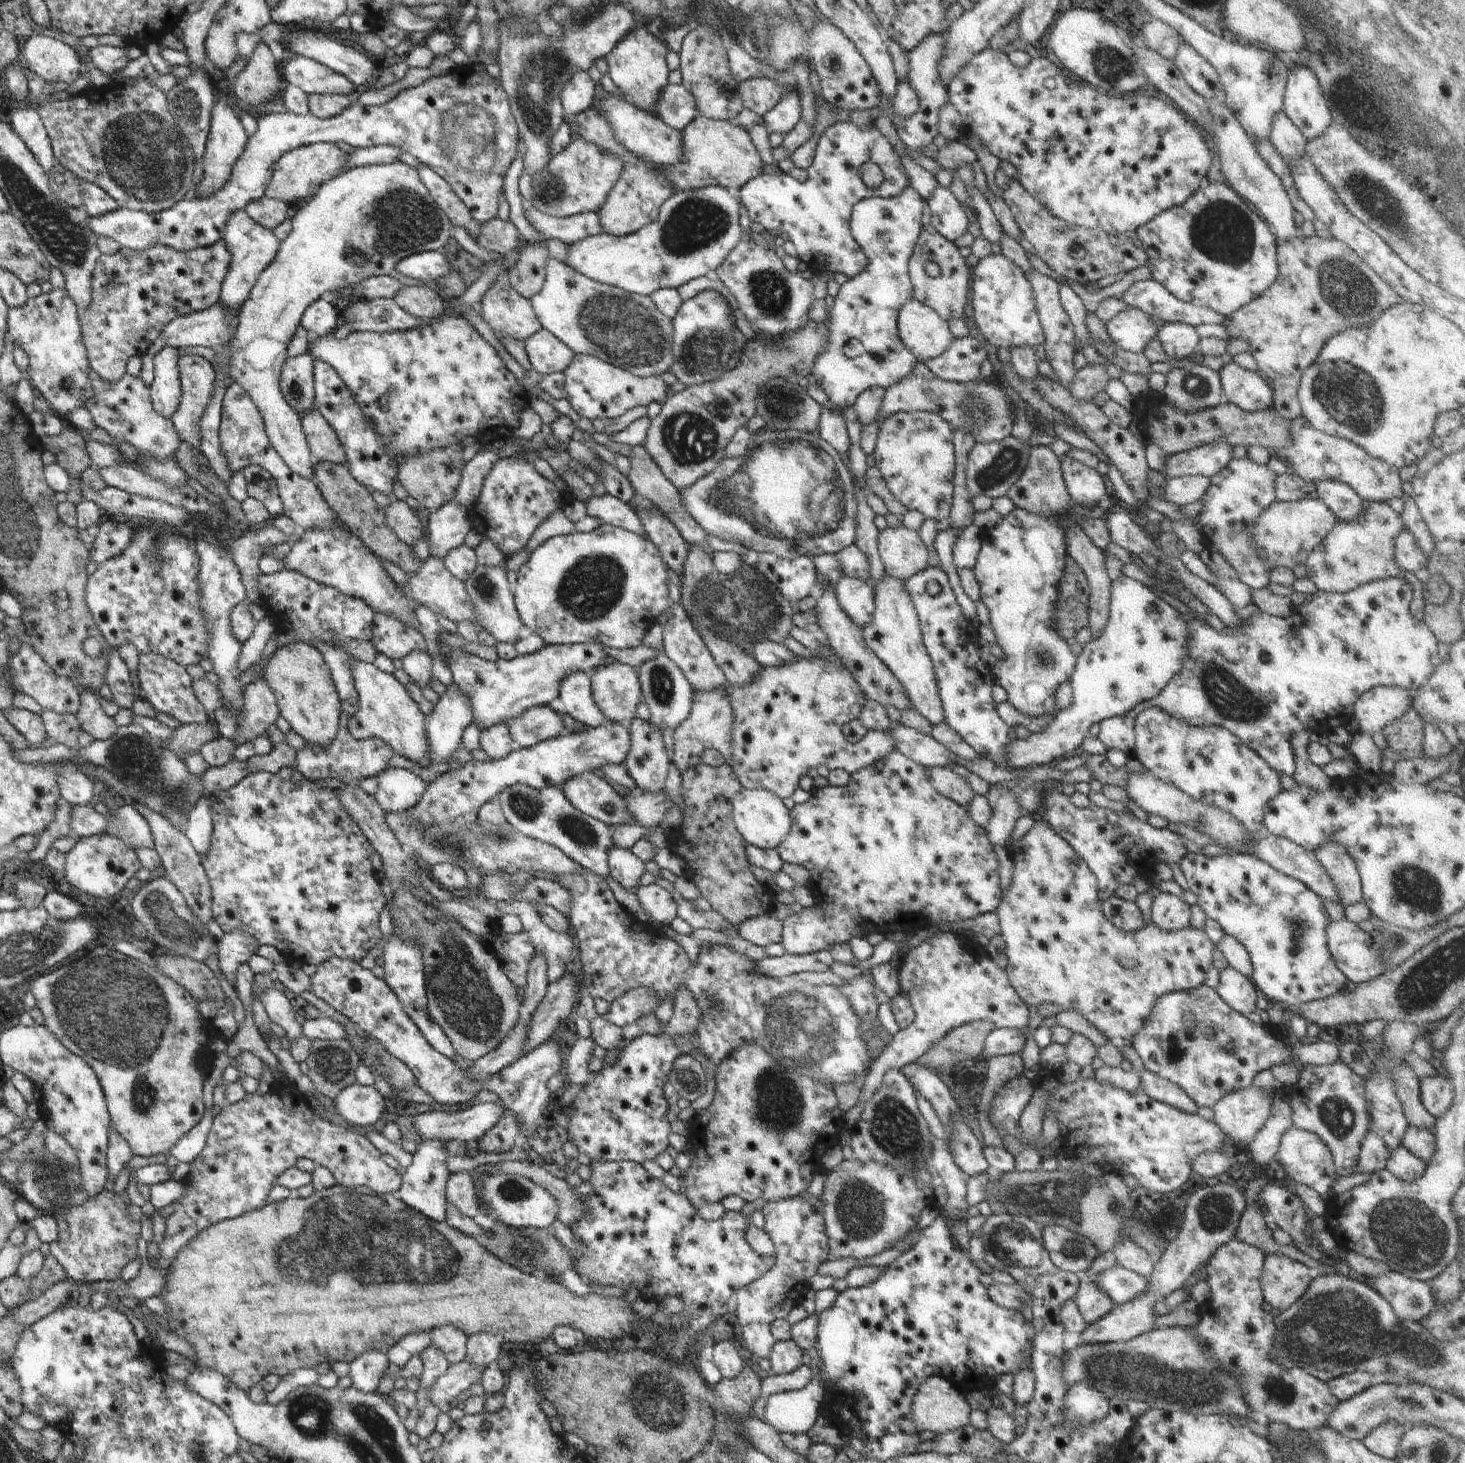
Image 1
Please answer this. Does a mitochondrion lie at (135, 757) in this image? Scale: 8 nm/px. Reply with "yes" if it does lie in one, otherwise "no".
yes

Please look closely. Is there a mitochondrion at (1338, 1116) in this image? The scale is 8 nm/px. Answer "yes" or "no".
yes

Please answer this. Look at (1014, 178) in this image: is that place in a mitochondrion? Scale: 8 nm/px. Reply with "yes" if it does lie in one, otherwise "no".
no

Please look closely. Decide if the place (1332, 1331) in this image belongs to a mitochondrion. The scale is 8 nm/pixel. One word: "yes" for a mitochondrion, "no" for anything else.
yes

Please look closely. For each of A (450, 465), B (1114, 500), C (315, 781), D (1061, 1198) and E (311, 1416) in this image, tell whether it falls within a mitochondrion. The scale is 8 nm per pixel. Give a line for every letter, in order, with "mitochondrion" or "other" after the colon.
A: mitochondrion
B: other
C: other
D: mitochondrion
E: mitochondrion

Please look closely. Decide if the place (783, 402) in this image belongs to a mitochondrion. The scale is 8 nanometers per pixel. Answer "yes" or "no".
yes

